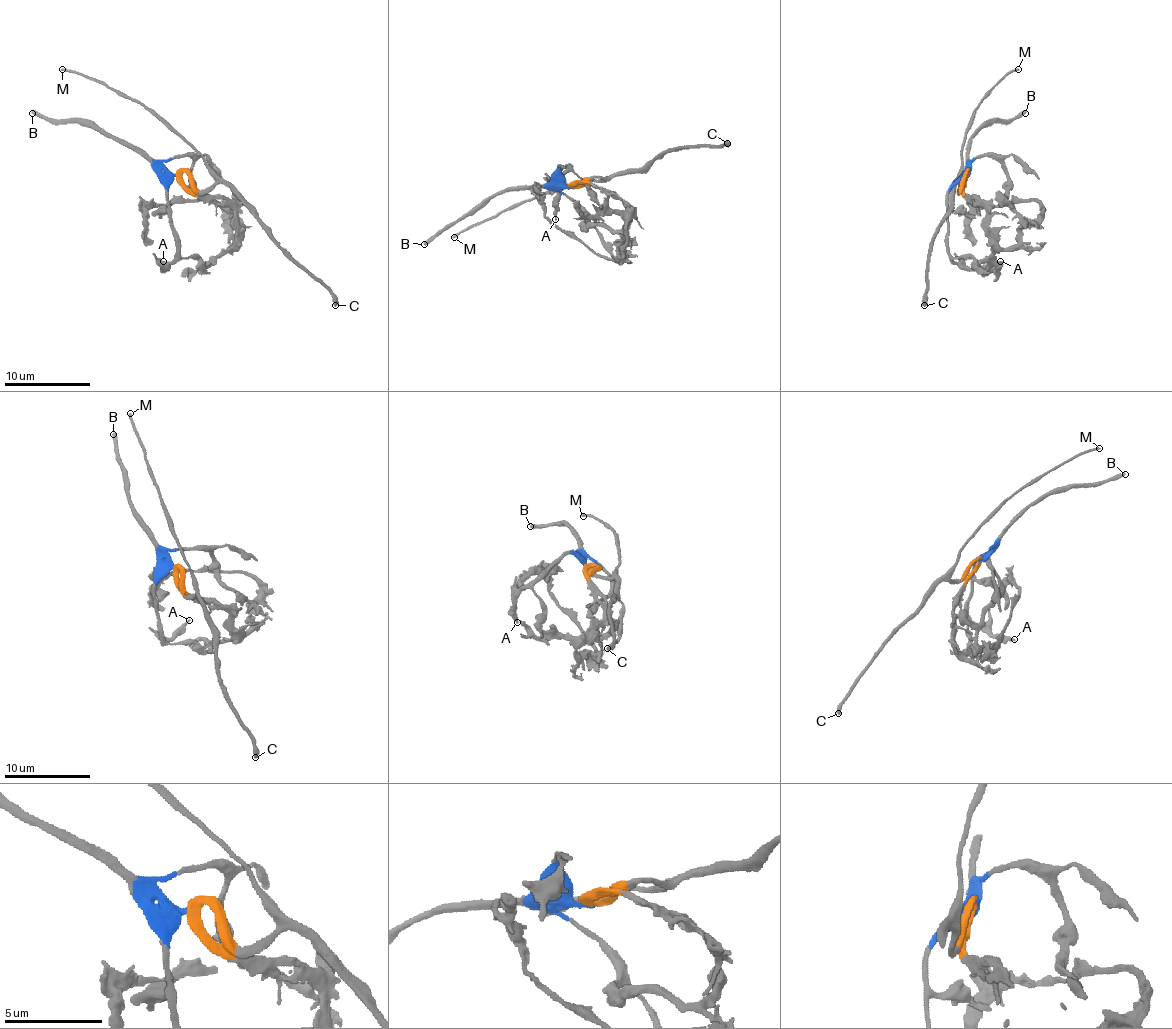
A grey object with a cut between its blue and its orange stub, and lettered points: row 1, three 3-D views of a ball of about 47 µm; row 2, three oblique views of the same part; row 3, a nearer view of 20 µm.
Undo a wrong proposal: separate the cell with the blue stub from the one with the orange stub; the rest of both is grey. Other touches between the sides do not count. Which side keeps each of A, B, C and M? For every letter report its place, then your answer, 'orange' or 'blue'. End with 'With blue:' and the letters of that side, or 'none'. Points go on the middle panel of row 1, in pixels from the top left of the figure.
A: at (555, 219); blue
B: at (424, 244); blue
C: at (727, 143); orange
M: at (454, 237); orange
With blue: A, B

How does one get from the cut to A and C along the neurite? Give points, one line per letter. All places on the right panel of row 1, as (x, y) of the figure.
A: (968, 173), (947, 195), (949, 257), (966, 267), (992, 267), (1001, 261)
C: (968, 173), (960, 190), (956, 184), (951, 210), (932, 242), (923, 306)

